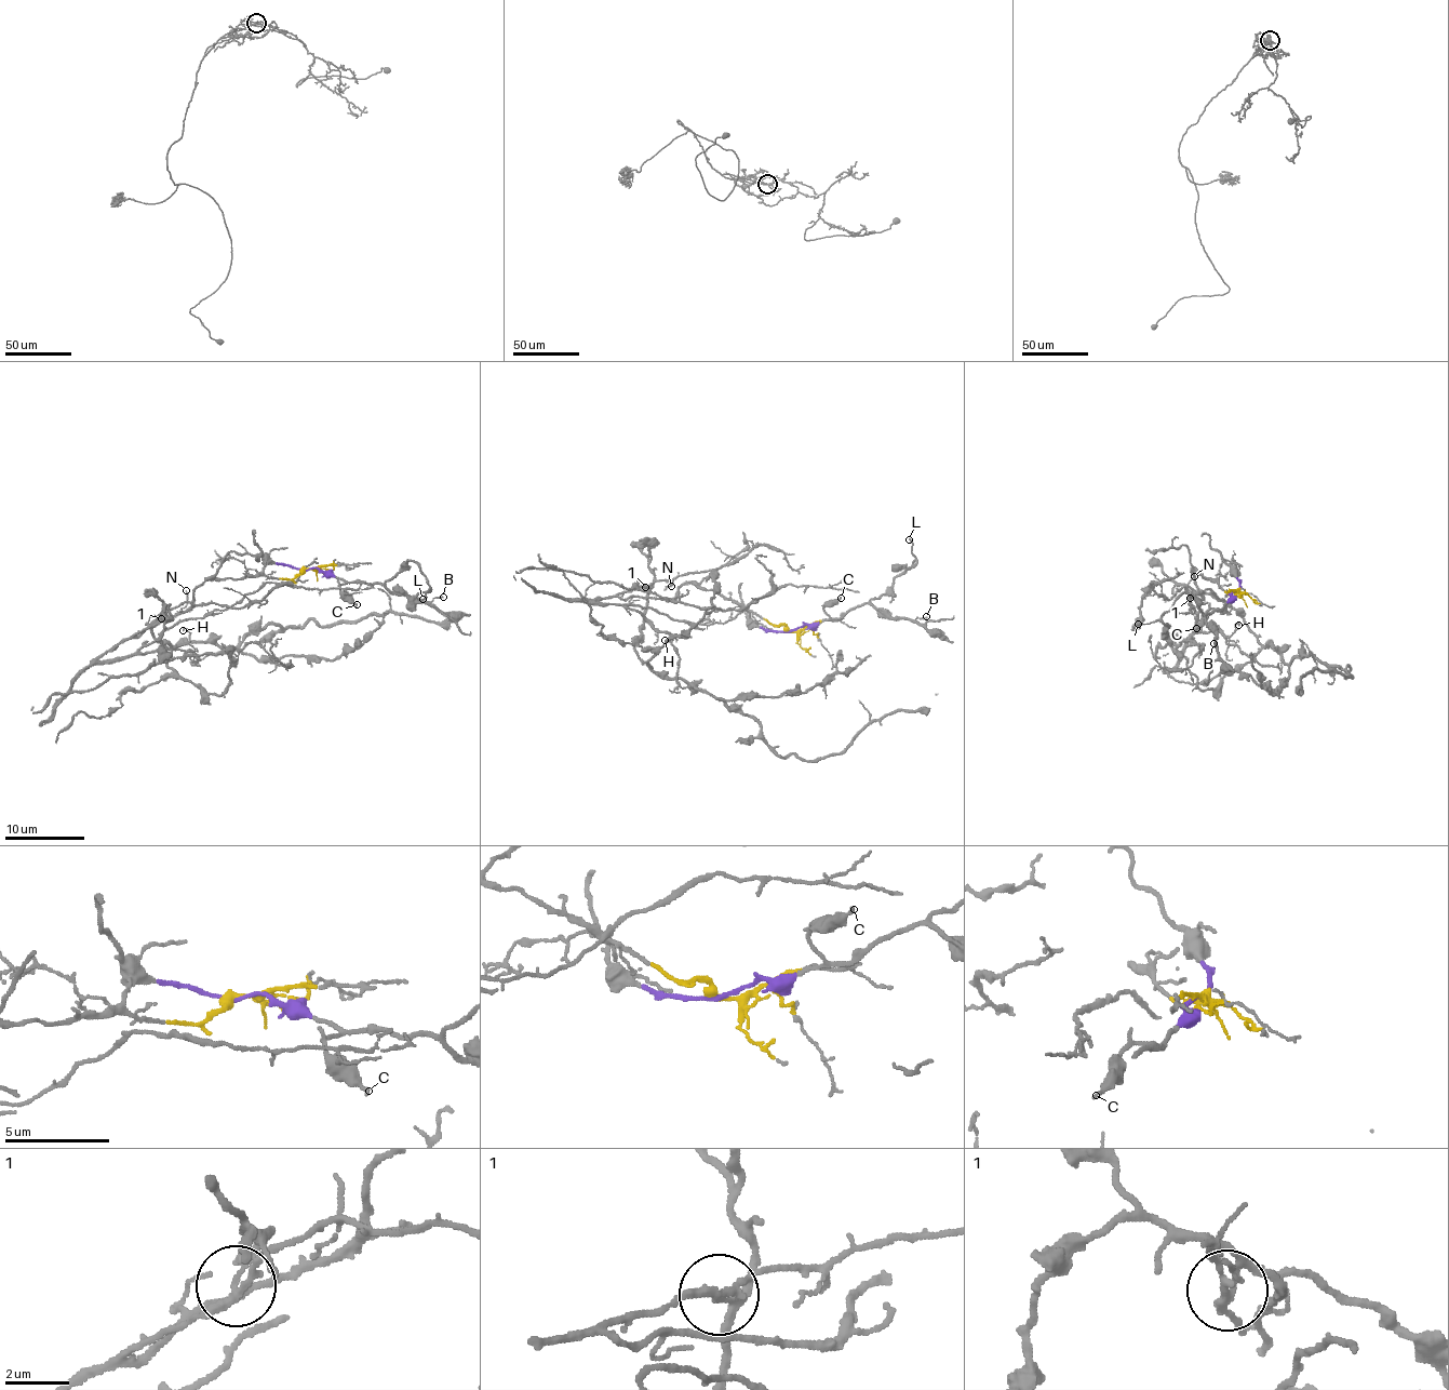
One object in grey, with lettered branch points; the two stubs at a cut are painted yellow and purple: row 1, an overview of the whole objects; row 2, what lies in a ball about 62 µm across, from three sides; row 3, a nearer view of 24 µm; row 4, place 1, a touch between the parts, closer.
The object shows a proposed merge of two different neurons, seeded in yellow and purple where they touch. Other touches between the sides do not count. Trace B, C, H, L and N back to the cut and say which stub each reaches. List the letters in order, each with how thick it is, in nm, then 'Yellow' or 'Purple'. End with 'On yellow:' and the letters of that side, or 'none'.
B: Thickness 120 nm. Purple
C: Thickness 280 nm. Purple
H: Thickness 120 nm. Yellow
L: Thickness 150 nm. Purple
N: Thickness 60 nm. Yellow
On yellow: H, N

